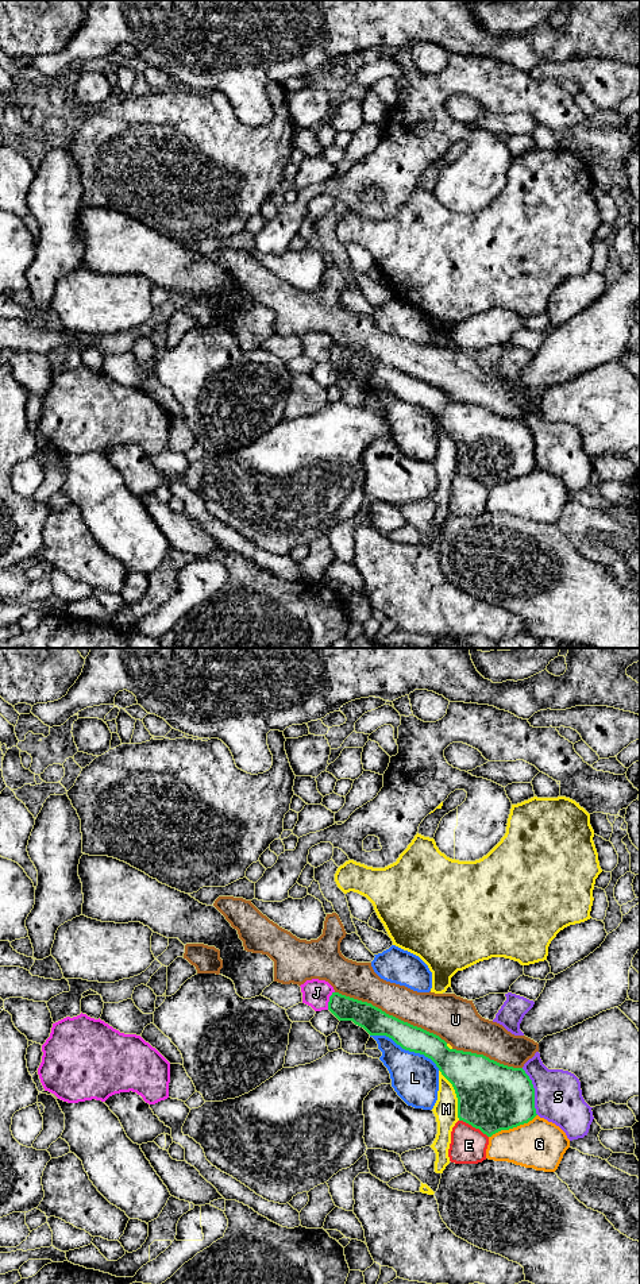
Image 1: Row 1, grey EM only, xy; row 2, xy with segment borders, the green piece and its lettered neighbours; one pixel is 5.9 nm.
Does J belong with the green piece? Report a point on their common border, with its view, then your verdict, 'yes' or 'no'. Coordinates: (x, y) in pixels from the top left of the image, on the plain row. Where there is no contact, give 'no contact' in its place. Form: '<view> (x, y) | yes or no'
xy (330, 353) | no

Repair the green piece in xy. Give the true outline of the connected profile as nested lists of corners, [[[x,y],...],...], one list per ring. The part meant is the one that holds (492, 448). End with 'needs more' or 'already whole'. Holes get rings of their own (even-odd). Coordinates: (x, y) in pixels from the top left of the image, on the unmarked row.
[[[339,344],[329,348],[328,362],[339,373],[352,373],[370,387],[386,387],[402,401],[431,410],[455,442],[459,473],[487,489],[528,475],[537,467],[535,440],[523,420],[450,401],[439,387]]]; already whole

